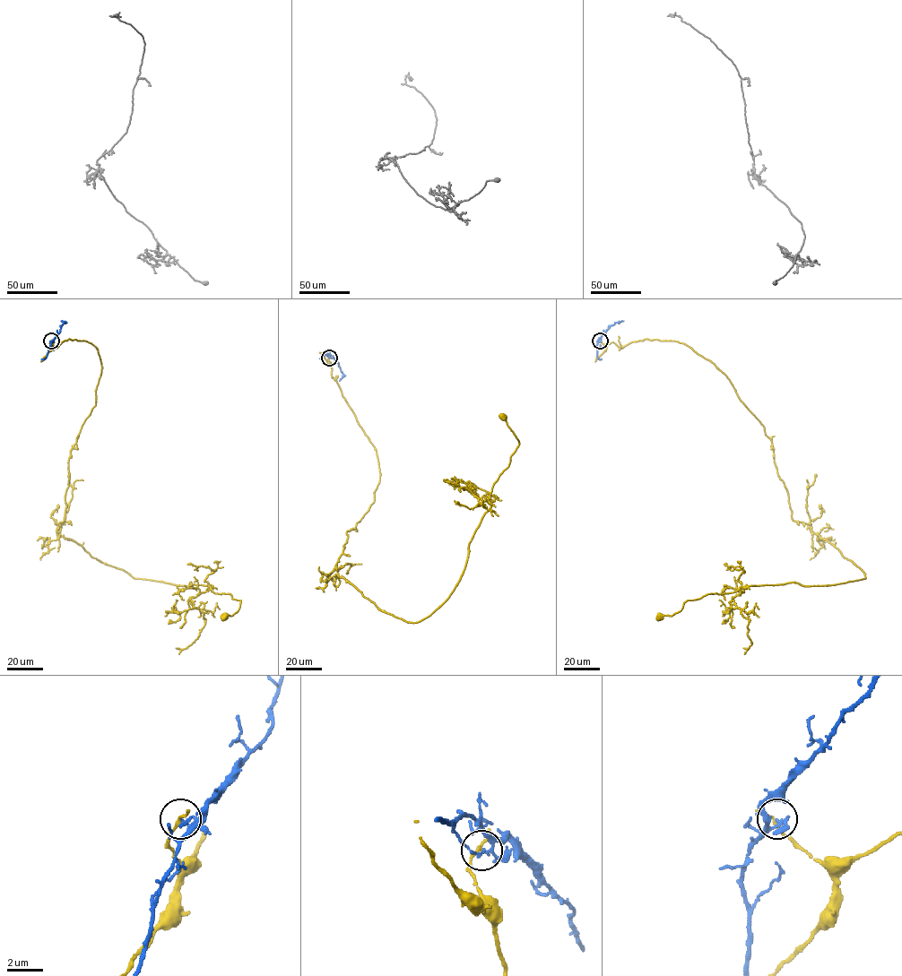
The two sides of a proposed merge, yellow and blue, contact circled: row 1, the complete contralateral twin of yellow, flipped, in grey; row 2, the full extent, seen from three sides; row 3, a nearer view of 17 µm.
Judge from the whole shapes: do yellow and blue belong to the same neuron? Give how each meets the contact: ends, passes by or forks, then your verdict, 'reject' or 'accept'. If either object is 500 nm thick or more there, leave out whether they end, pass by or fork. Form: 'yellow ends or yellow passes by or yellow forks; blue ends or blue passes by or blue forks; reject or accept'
yellow passes by; blue passes by; reject

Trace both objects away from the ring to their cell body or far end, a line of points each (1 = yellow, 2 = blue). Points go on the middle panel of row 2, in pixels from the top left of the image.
1: (329, 357), (380, 472), (336, 569), (406, 621), (429, 616), (459, 580), (519, 444), (502, 416)
2: (329, 358), (332, 356), (337, 362), (342, 374), (339, 381)

